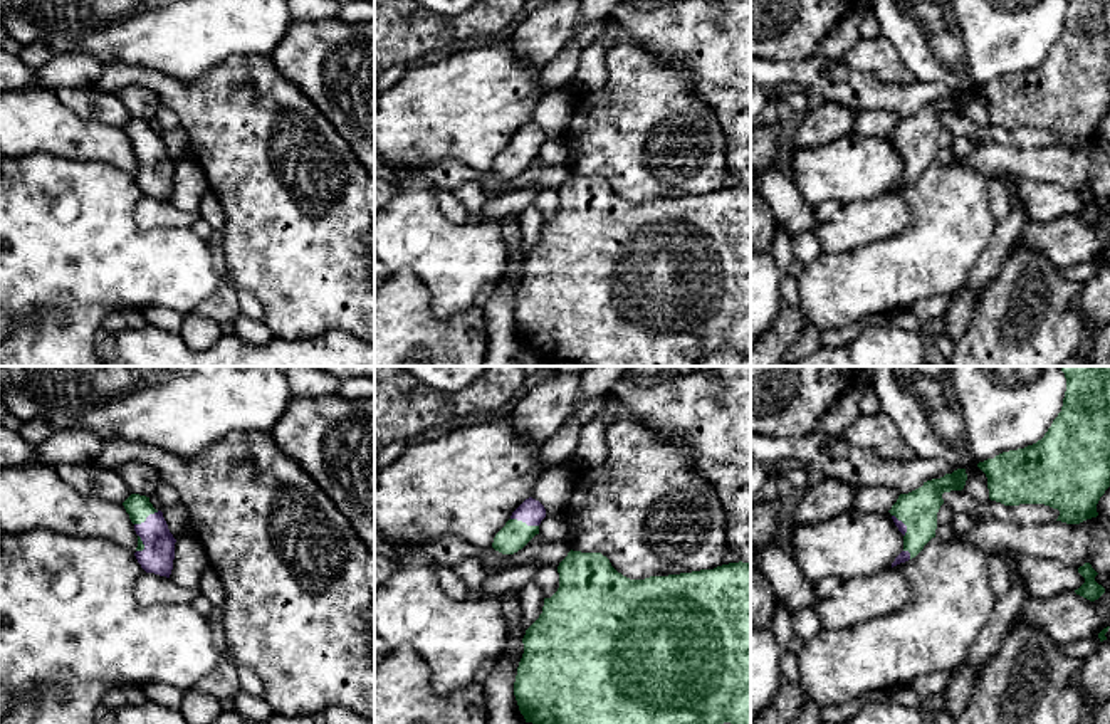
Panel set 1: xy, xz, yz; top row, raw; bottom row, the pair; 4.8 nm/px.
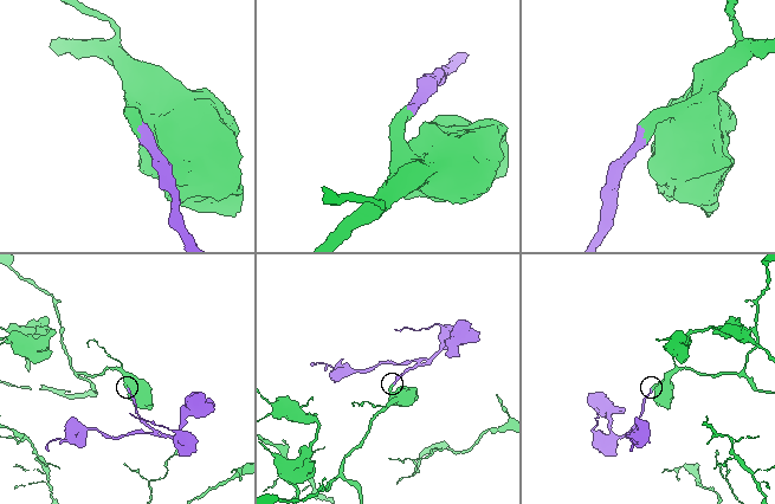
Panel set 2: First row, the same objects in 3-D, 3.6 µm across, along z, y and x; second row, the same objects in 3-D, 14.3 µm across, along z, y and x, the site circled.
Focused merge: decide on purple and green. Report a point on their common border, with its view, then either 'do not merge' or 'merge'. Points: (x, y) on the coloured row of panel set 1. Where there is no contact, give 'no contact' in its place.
meets purple in xz at (524, 521); merge

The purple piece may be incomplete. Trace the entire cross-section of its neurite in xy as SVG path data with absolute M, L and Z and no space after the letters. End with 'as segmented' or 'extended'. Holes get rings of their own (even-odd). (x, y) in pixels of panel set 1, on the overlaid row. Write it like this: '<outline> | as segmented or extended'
M131 494L123 502L138 534L136 559L146 573L170 578L175 559L176 539L168 529L161 511L156 511L149 497Z | extended

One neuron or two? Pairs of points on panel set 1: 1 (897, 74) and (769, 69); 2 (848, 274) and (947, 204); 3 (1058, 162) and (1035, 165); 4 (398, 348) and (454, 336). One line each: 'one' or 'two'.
1: two
2: one
3: one
4: one

